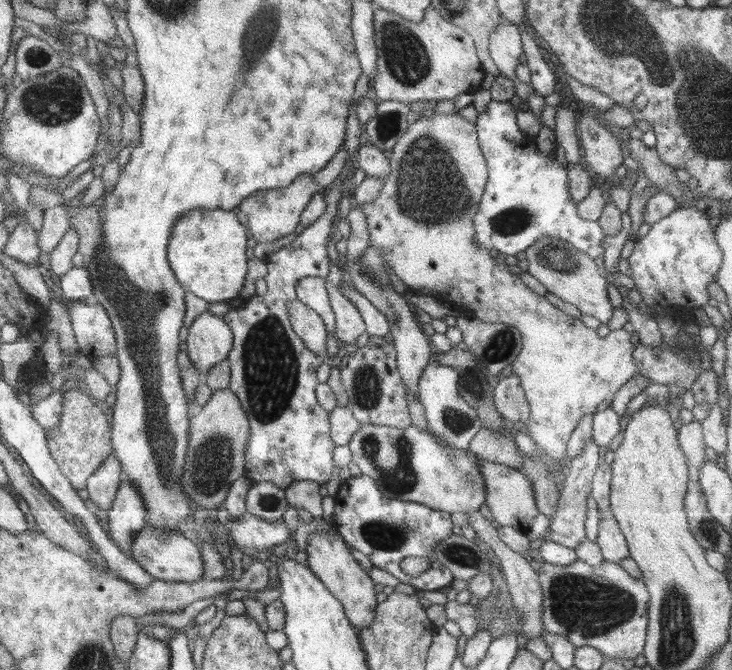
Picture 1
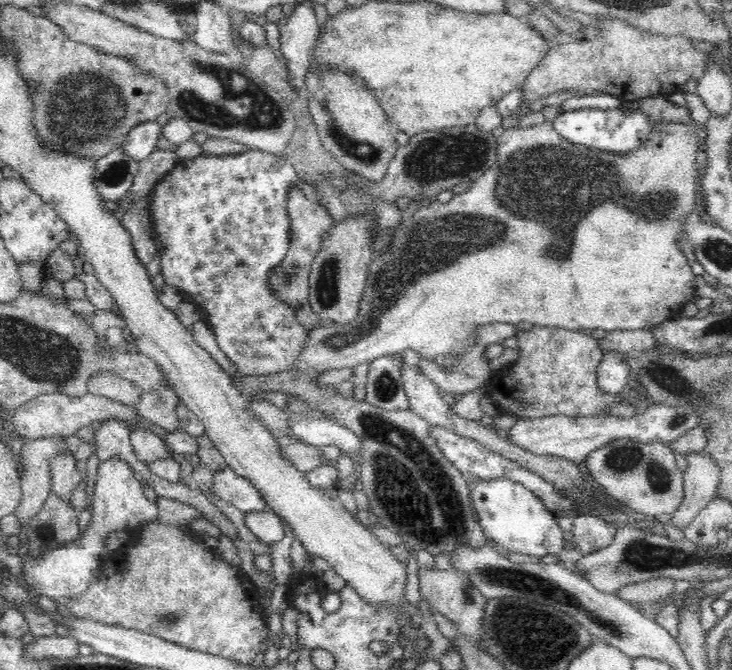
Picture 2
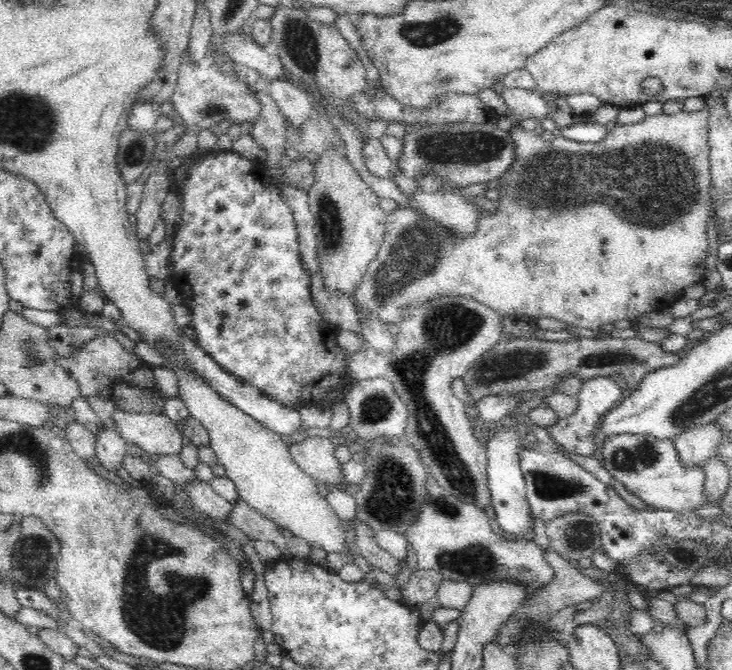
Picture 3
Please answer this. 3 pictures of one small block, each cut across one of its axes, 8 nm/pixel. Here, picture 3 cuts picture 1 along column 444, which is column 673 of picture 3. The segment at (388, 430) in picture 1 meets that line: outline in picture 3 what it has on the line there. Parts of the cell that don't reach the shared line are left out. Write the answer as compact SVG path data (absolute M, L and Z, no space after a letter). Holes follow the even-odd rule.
M617 434L608 437L601 449L602 464L612 479L622 483L626 490L642 499L650 508L684 513L706 503L703 467L686 467L680 463L675 442L660 440L646 434Z

